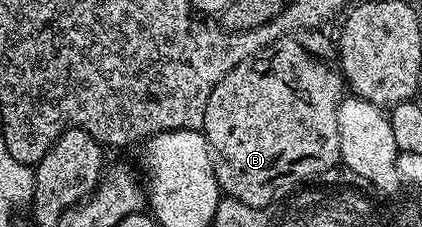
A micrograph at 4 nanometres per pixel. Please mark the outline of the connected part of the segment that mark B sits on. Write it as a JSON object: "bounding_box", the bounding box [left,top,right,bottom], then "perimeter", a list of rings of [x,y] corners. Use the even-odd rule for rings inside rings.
{"bounding_box":[202,29,346,207],"perimeter":[[[313,29],[311,31],[293,31],[291,35],[283,35],[282,38],[259,51],[254,57],[246,57],[246,61],[242,61],[242,65],[234,65],[234,69],[230,69],[230,73],[226,73],[226,77],[222,77],[222,81],[218,81],[218,85],[214,85],[214,93],[210,93],[210,101],[206,101],[206,117],[202,134],[204,140],[208,142],[208,150],[212,153],[212,168],[216,174],[216,184],[227,198],[237,199],[251,207],[267,207],[281,193],[291,192],[297,185],[307,184],[309,181],[325,175],[341,162],[338,109],[341,99],[346,95],[346,84],[336,60],[337,48],[334,46],[333,40],[331,43],[323,35],[324,33],[323,30]]]}

